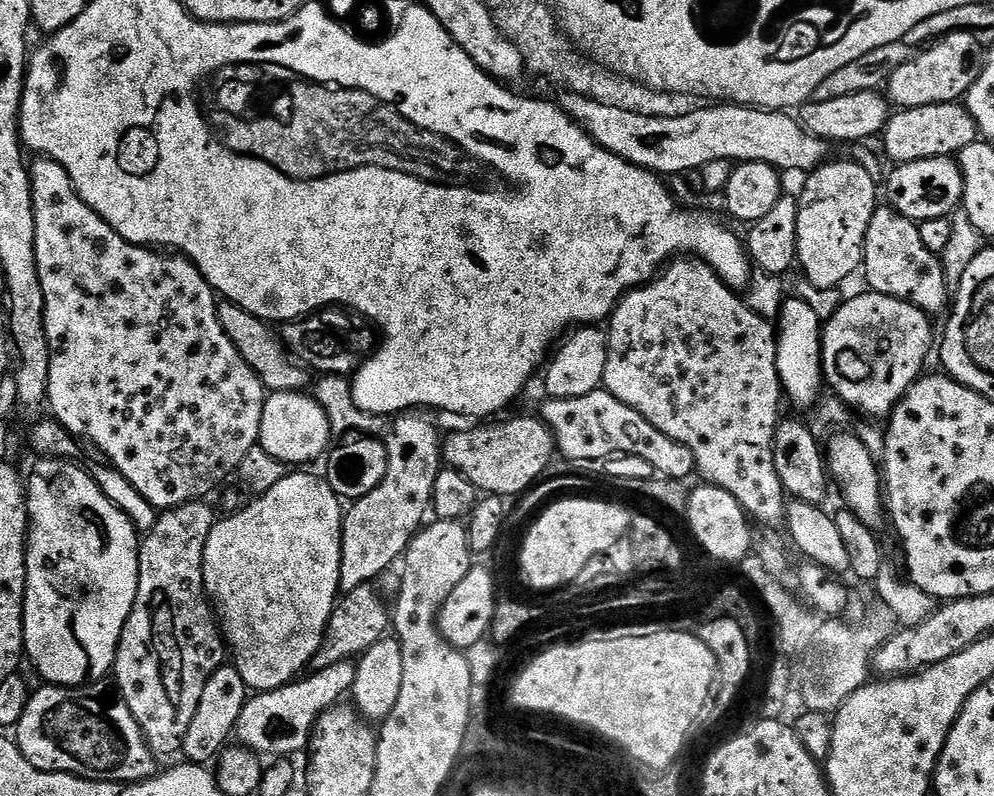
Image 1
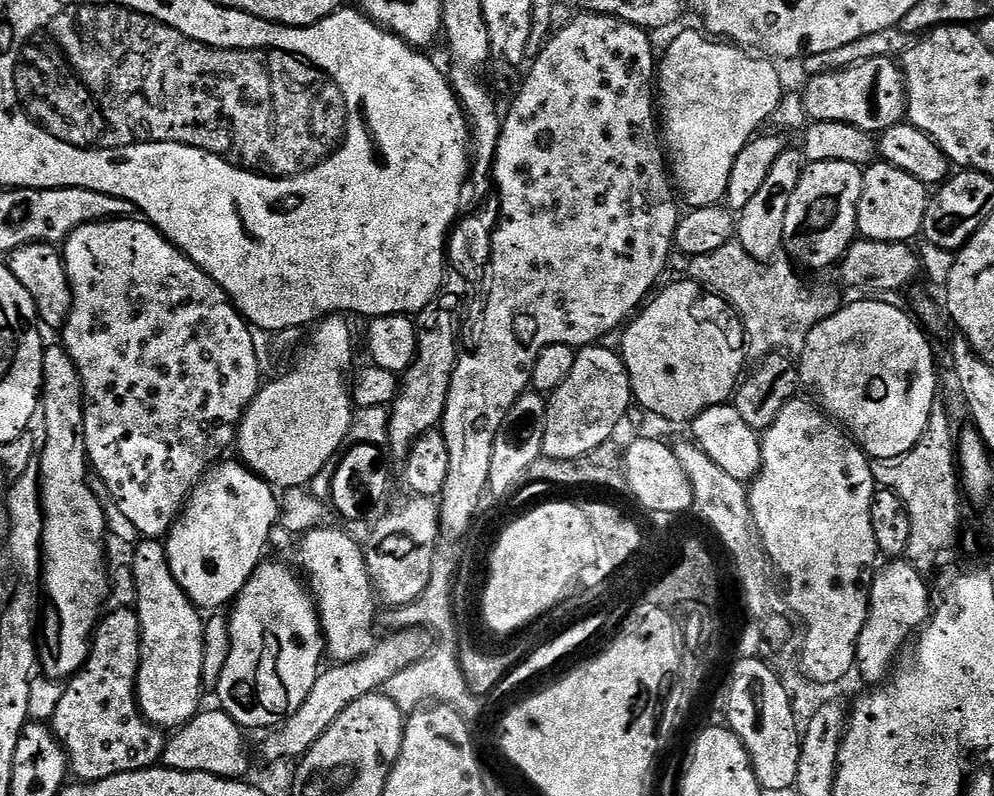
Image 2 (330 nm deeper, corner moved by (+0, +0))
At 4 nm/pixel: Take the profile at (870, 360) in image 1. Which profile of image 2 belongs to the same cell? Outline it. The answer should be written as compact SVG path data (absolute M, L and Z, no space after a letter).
M868 298L872 300L856 300L853 304L845 303L830 318L826 318L814 330L810 330L810 338L806 338L806 346L803 352L798 356L798 371L800 373L801 385L809 388L816 397L815 403L833 421L842 422L843 427L847 429L853 440L864 450L864 455L872 460L896 459L899 456L906 455L912 447L922 438L926 430L927 420L930 418L930 412L937 407L936 400L936 360L932 357L932 348L928 345L928 340L924 337L925 329L911 315L908 316L900 308L895 308L892 304L887 304L884 298Z

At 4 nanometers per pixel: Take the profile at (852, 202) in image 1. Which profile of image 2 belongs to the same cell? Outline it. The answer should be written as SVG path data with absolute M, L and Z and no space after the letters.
M850 162L808 164L786 209L783 251L789 252L787 255L797 265L805 264L808 268L839 265L858 236L863 185L861 165Z

